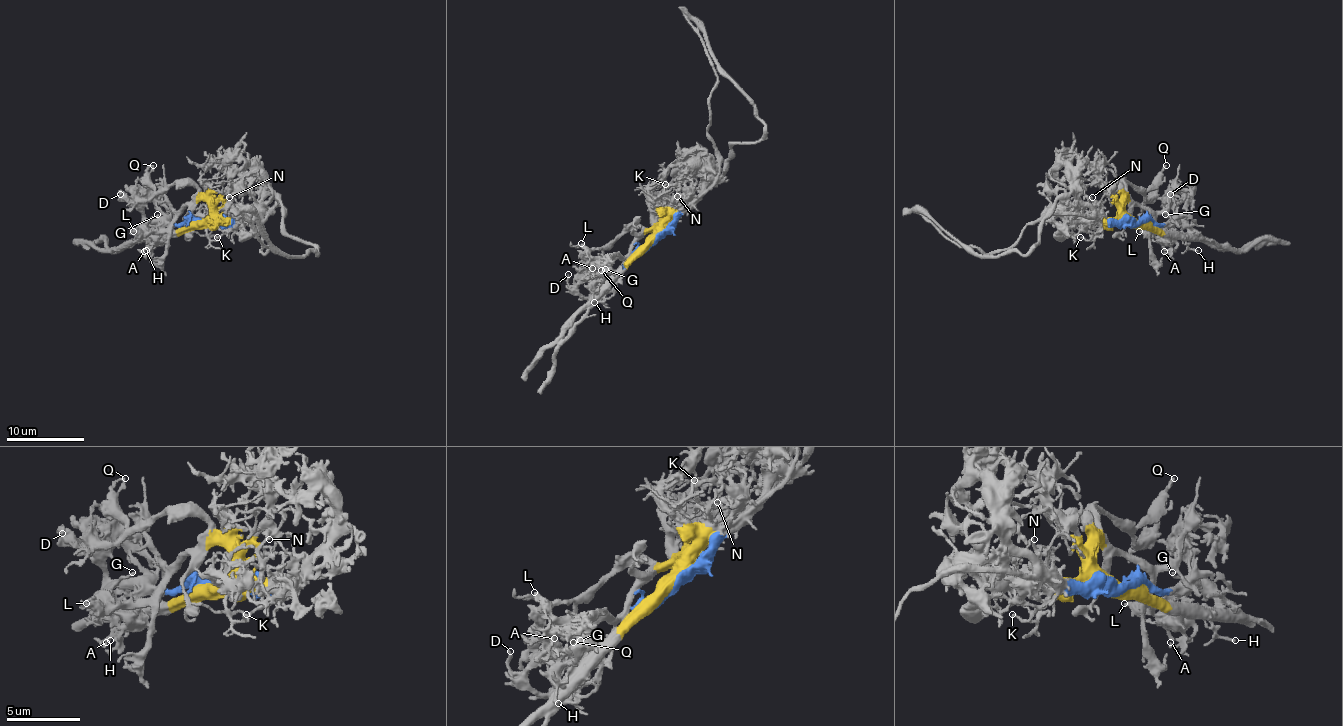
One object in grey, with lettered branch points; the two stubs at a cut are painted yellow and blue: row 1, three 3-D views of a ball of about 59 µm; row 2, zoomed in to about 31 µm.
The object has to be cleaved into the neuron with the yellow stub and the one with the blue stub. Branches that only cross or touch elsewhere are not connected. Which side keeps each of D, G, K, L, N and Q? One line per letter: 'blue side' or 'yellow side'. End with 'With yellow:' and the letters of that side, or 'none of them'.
D: blue side
G: blue side
K: yellow side
L: yellow side
N: yellow side
Q: yellow side
With yellow: K, L, N, Q

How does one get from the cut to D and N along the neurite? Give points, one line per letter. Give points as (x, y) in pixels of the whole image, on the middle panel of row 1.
D: (652, 241), (594, 282), (579, 280), (571, 286), (567, 282), (569, 274)
N: (652, 241), (664, 210), (670, 206), (672, 198), (678, 196)

